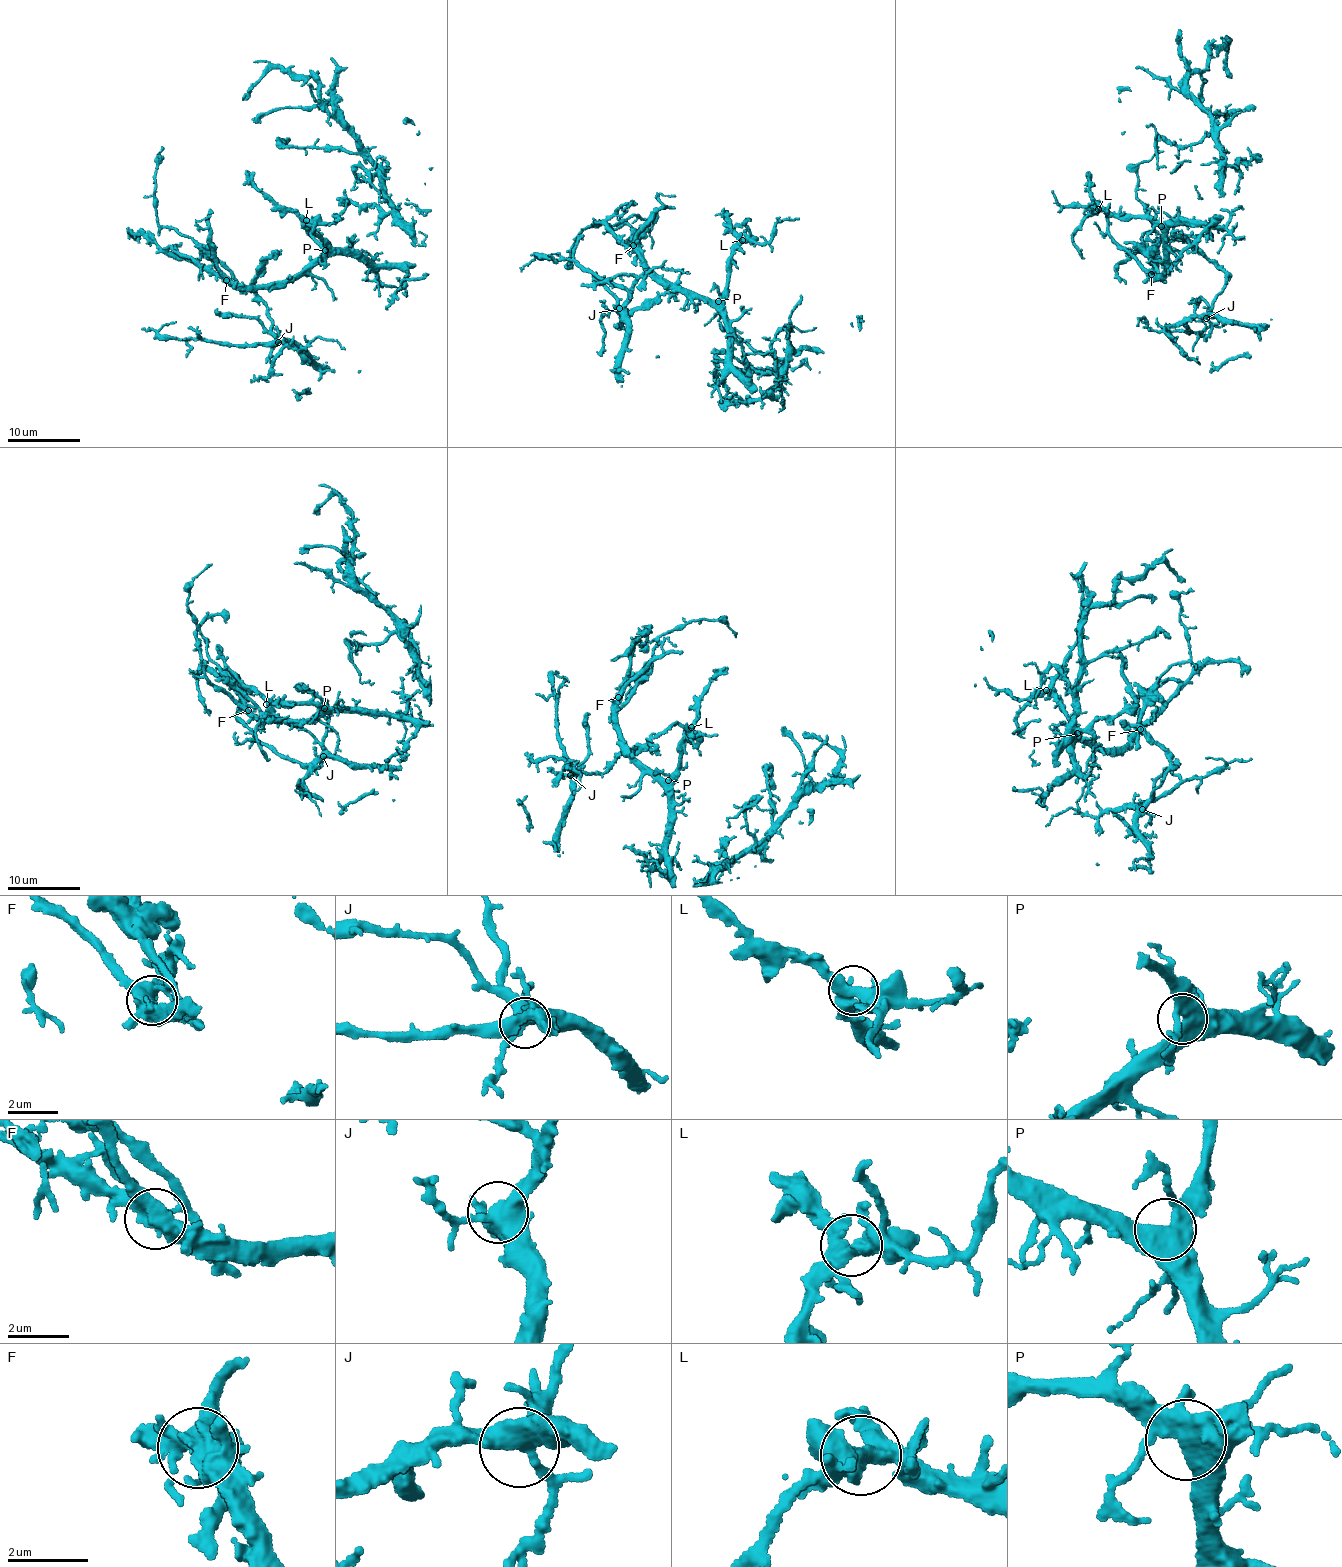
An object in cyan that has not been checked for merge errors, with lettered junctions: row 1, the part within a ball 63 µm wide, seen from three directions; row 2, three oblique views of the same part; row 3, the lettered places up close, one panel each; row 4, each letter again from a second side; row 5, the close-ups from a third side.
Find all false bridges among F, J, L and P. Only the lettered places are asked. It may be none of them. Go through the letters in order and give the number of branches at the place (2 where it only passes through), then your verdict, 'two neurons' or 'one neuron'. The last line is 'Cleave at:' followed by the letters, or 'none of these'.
F: 4 branches meet; two neurons
J: 4 branches meet; one neuron
L: 3 branches meet; one neuron
P: 4 branches meet; one neuron
Cleave at: F

